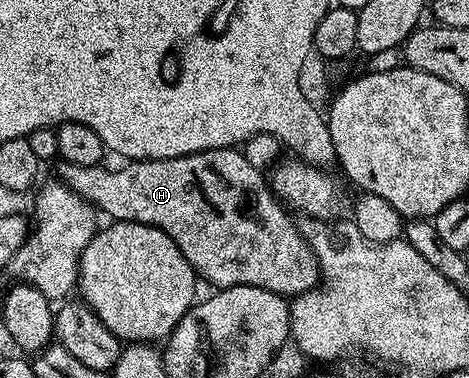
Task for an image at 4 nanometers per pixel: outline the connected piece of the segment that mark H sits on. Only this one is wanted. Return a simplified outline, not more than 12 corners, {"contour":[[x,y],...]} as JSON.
{"contour":[[234,147],[54,164],[108,220],[175,242],[215,289],[284,297],[319,262]]}

